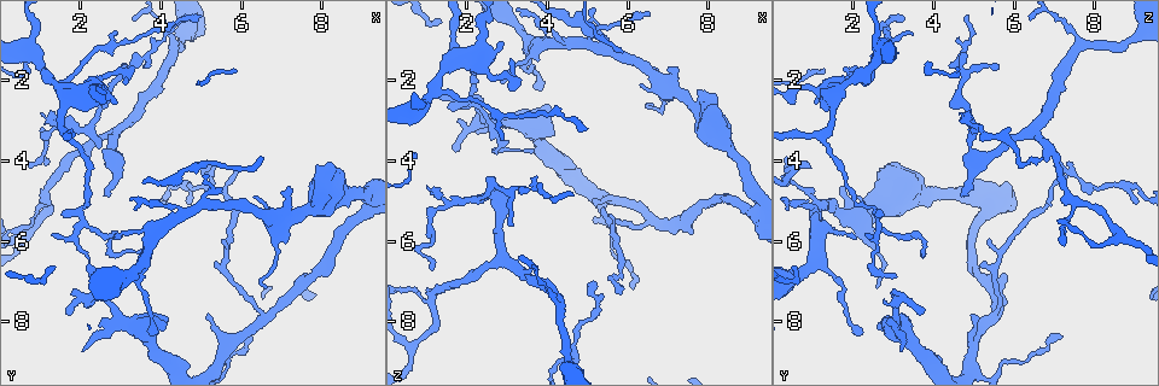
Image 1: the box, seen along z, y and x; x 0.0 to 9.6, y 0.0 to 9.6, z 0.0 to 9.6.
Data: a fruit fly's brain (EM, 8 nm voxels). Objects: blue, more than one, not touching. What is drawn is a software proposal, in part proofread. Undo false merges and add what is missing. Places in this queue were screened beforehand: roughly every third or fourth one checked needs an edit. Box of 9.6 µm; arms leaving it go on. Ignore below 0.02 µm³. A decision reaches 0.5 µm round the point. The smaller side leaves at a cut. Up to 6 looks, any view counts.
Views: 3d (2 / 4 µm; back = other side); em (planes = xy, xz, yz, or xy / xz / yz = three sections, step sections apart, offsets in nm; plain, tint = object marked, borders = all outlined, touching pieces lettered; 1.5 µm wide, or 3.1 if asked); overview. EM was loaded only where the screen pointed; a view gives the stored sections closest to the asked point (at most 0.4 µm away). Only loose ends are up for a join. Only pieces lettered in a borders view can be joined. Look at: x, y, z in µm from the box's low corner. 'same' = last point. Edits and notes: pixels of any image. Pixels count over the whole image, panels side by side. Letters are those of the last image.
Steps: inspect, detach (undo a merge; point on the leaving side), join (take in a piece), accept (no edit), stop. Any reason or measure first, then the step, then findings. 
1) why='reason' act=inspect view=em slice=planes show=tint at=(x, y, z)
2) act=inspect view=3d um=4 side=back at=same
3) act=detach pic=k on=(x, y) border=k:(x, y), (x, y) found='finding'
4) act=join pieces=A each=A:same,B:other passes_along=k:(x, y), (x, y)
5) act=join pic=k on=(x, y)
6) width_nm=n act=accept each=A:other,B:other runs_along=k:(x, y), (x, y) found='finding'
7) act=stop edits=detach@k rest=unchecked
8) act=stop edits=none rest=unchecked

why='thin end' act=inspect view=em slice=yz step=8 show=tint at=(1.05, 3.95, 6.75)

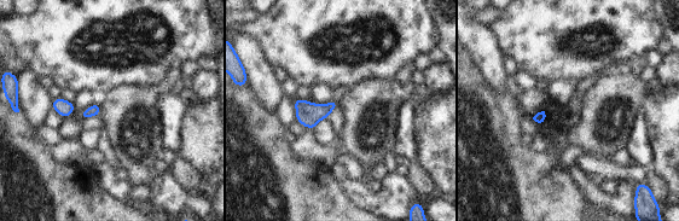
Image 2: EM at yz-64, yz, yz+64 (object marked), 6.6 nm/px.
why='what lies round it' act=inspect view=em slice=yz step=8 show=borders at=same

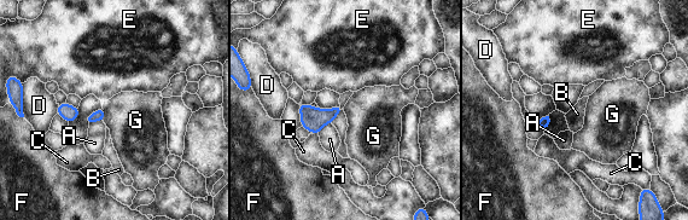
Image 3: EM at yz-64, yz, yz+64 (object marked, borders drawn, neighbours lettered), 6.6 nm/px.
width_nm=80 act=accept each=A:other,B:other,C:other,D:other,E:other,F:other,G:other border=3:(101, 108), (104, 110), (104, 121) found='none of them fits'

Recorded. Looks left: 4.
why='an open end' act=inspect view=em slice=planes show=borders at=(2.55, 4.85, 4.75)

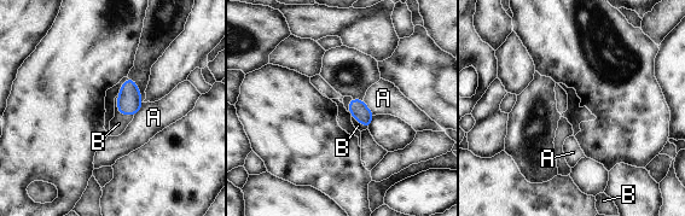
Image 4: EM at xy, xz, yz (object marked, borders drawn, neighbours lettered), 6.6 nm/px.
width_nm=120 act=join pieces=B each=A:other,B:same passes_along=4:(129, 101), (117, 112), (118, 123) found='the cell continues'

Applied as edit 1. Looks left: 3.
why='thin end' act=inspect view=3d um=4 at=(5.90, 4.20, 7.10)

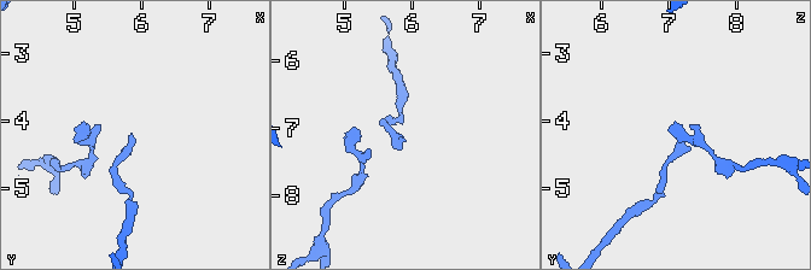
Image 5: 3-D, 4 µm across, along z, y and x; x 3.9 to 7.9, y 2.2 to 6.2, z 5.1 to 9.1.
act=inspect view=em slice=xz step=4 show=borders at=(5.90, 4.20, 7.10)

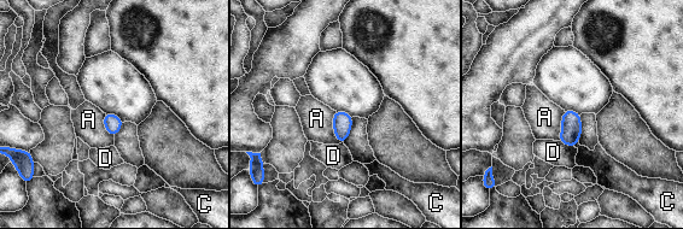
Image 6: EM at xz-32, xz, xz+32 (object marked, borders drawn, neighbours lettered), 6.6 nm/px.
act=accept each=A:other,C:other,D:other border=6:(334, 111), (333, 133), (340, 142) found='no lettered piece goes on from it'

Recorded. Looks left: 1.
act=stop edits=join@4 rest=unchecked

